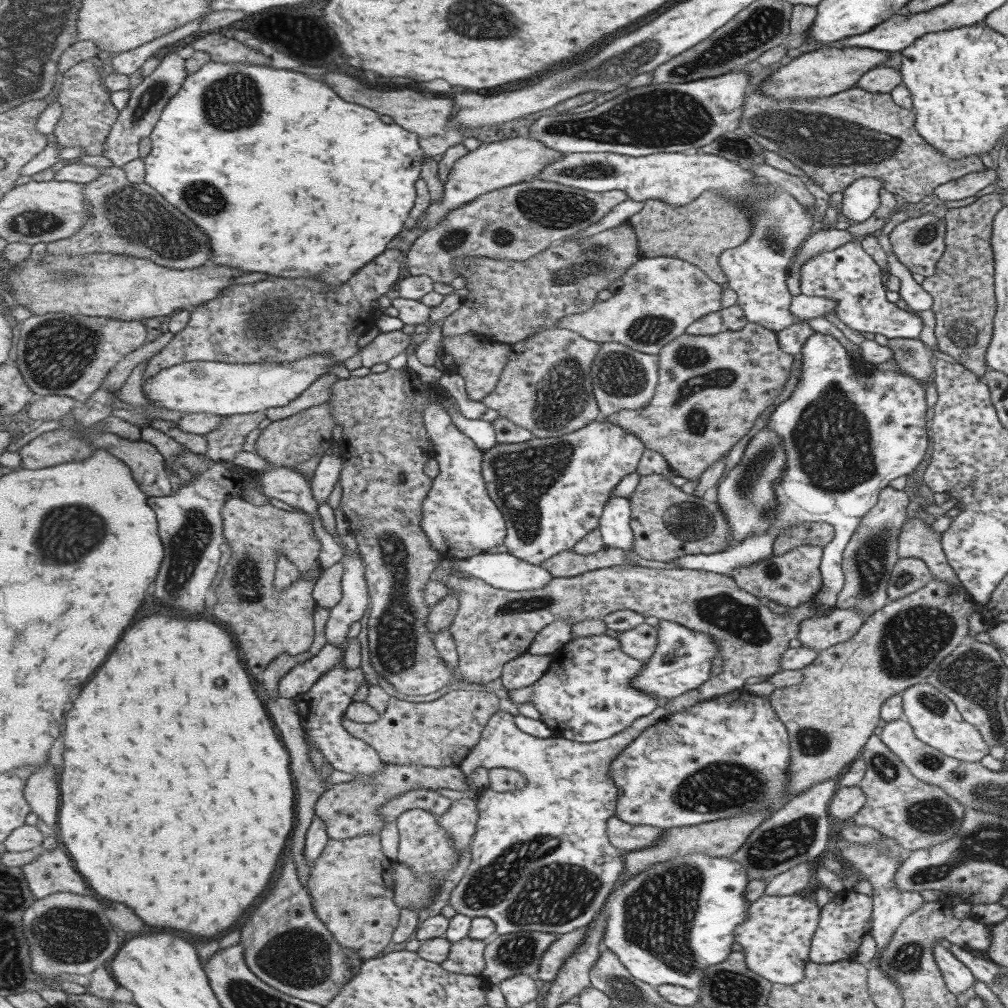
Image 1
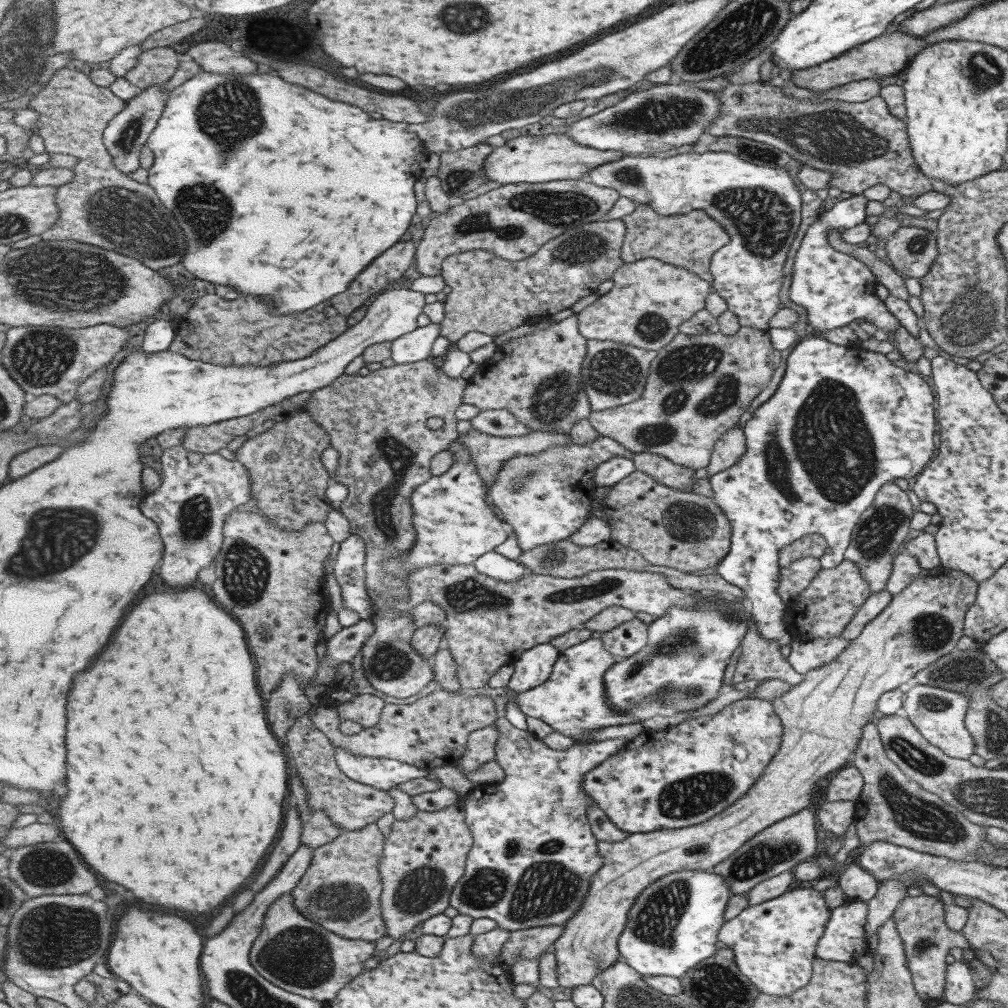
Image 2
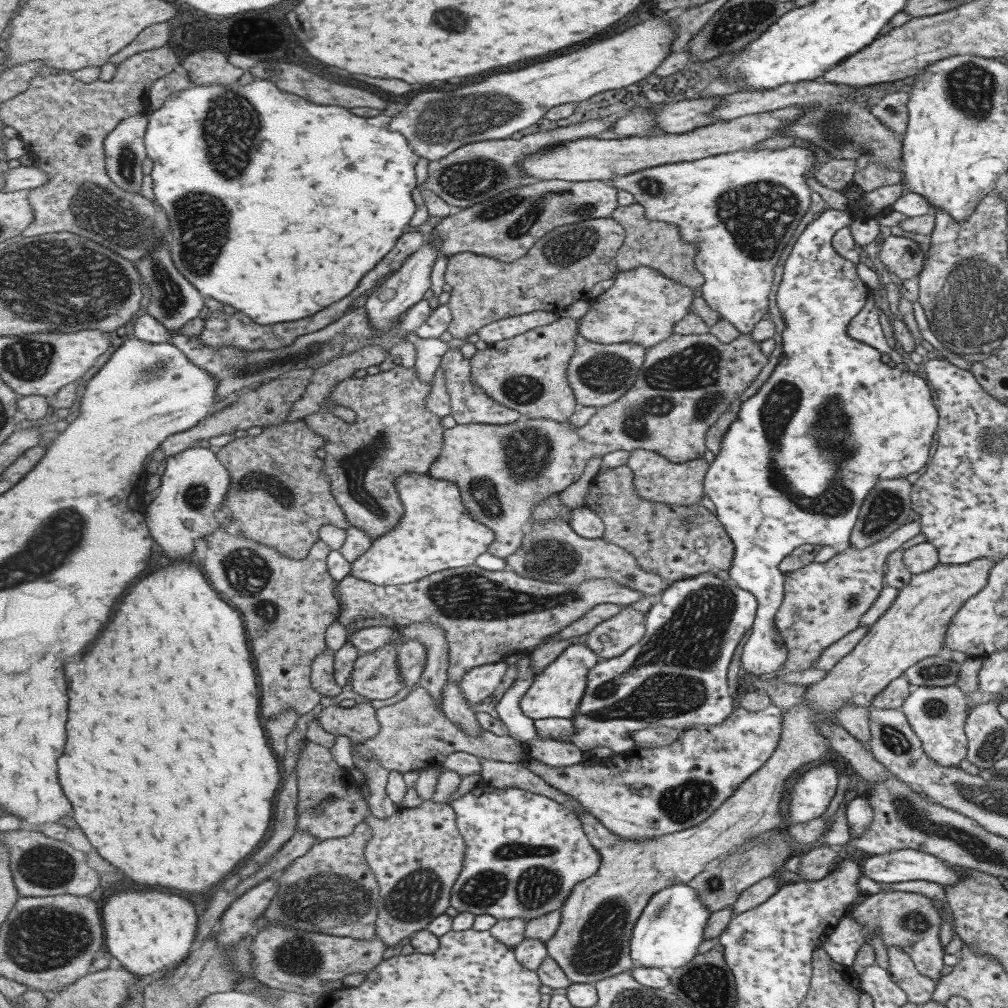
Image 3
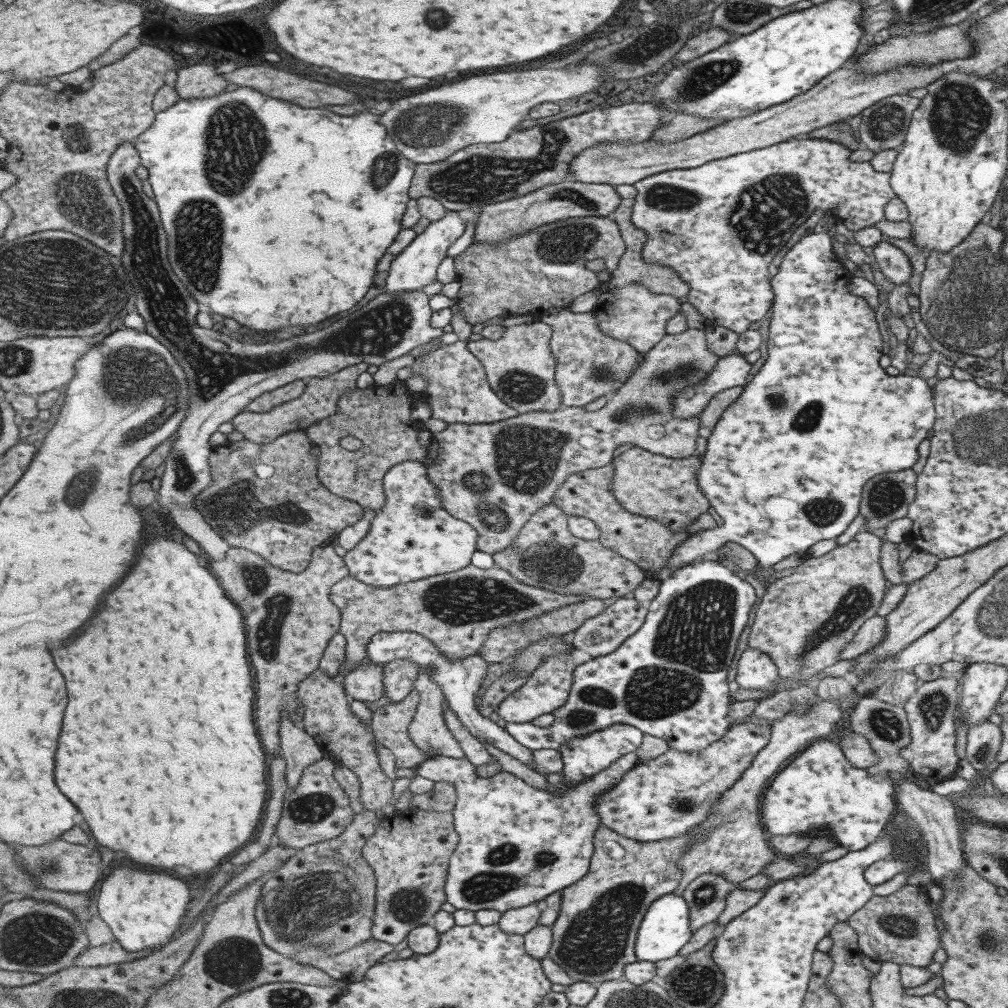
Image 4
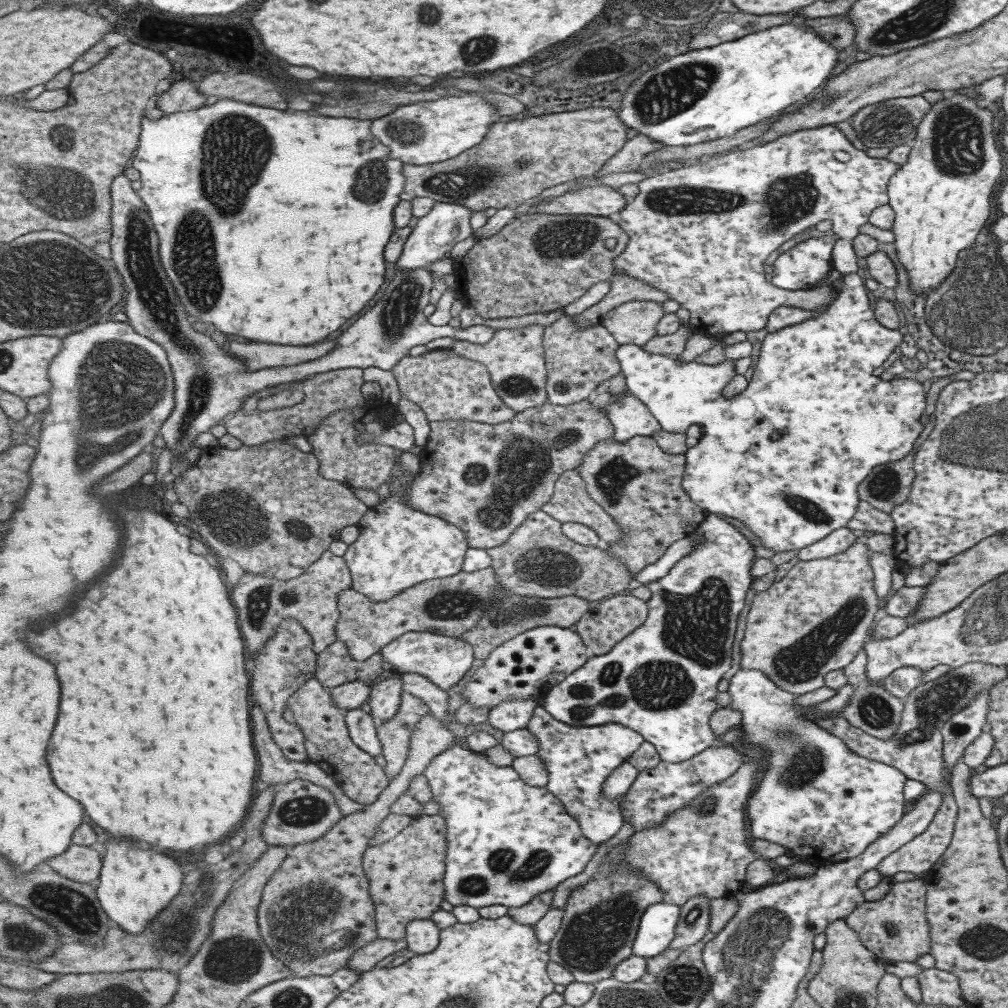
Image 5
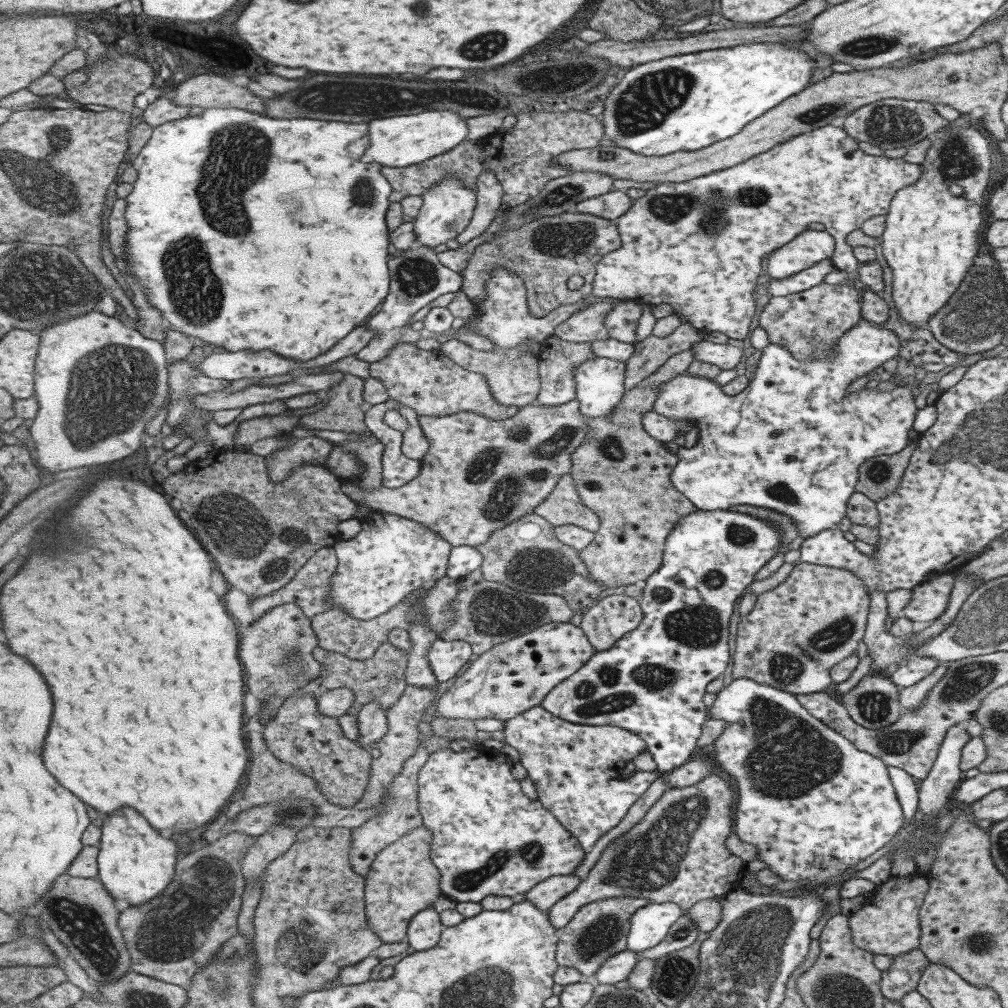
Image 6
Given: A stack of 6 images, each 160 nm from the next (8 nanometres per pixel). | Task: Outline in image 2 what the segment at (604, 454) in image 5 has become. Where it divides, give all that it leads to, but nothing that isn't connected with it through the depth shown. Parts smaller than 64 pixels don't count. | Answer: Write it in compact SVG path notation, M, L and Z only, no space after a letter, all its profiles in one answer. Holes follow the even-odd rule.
M636 453L632 458L632 462L635 471L641 471L663 486L668 486L675 490L691 491L691 486L696 482L696 478L693 478L695 470L671 462L661 455Z

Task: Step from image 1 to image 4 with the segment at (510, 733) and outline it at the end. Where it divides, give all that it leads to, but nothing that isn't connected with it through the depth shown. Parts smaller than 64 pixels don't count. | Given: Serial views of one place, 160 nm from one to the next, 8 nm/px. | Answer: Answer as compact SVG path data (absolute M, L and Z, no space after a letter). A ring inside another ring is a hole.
M635 752L624 754L609 768L581 782L579 788L571 793L553 794L553 790L545 790L545 787L531 786L517 774L502 772L496 777L483 778L467 758L437 756L427 759L416 770L417 774L436 783L452 782L457 789L458 800L452 813L456 831L460 834L460 844L450 858L451 868L446 882L448 902L456 909L475 912L493 909L503 914L522 906L544 904L546 897L554 892L581 882L591 872L592 858L596 853L596 834L603 825L597 803L605 793L614 789L614 784L620 784L621 778L633 770L637 763Z

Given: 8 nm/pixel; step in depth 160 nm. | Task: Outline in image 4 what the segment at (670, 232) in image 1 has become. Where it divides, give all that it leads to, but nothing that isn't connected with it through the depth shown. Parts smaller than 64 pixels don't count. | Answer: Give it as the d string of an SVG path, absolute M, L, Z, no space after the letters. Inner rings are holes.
M619 206L613 214L610 214L610 218L613 219L617 226L621 236L623 236L625 242L625 252L620 257L620 263L617 266L615 273L615 282L611 282L611 286L608 290L621 289L627 285L633 285L635 283L643 285L647 291L651 291L655 294L669 295L679 299L689 292L689 287L677 277L677 273L669 267L661 267L657 263L645 263L645 260L641 259L641 250L643 250L643 244L646 239L644 230L639 230L636 226L632 225L631 221L632 207Z

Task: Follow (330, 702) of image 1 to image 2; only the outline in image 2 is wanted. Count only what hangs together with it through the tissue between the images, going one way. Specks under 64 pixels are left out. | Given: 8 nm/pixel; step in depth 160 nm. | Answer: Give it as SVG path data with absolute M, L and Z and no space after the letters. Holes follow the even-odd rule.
M335 747L335 752L341 772L381 791L389 792L393 786L415 778L428 778L430 772L397 760L357 756L341 747Z

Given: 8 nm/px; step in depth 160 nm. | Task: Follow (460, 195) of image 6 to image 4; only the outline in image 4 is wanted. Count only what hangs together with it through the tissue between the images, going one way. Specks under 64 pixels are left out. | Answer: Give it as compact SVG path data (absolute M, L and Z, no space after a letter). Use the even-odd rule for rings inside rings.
M447 211L441 220L430 221L412 244L393 262L388 271L385 284L385 294L403 294L422 290L423 286L433 284L437 278L437 268L447 258L447 250L465 234L467 223L459 216L458 211Z

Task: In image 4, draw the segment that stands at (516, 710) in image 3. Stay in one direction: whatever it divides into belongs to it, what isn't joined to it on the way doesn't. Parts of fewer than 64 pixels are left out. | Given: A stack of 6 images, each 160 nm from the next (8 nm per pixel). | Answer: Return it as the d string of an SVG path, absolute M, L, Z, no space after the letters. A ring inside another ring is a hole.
M703 559L701 561L693 561L692 563L687 563L685 566L671 571L668 576L663 576L660 578L660 583L658 587L658 592L655 597L647 603L646 612L643 624L633 633L628 636L611 654L605 655L604 657L592 658L580 665L574 672L573 677L573 688L572 693L569 694L568 702L561 708L557 708L553 712L555 717L555 722L553 726L549 728L541 728L535 726L530 722L506 722L505 730L519 742L523 744L525 748L529 748L531 752L537 750L558 750L563 744L569 744L569 740L577 738L577 736L585 734L593 734L593 732L601 732L601 730L609 729L613 725L629 725L637 727L642 735L645 734L649 736L655 736L665 743L669 749L675 749L679 752L693 752L705 749L709 747L711 742L719 740L721 736L725 735L727 728L731 725L726 718L727 711L729 710L729 704L731 700L729 698L729 690L727 689L727 679L725 675L727 674L727 669L731 658L733 658L733 652L735 652L735 646L739 634L747 620L749 618L749 610L751 610L751 605L755 604L755 590L753 589L752 583L748 579L741 579L739 576L733 574L733 571L729 570L723 566L723 564L709 559Z

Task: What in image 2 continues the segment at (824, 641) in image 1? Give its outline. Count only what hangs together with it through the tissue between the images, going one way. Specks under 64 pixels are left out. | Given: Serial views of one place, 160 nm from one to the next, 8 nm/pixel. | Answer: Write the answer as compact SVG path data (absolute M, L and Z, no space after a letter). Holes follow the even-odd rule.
M885 589L871 593L857 609L854 617L844 626L840 636L837 637L853 640L863 630L863 627L887 606L891 597Z

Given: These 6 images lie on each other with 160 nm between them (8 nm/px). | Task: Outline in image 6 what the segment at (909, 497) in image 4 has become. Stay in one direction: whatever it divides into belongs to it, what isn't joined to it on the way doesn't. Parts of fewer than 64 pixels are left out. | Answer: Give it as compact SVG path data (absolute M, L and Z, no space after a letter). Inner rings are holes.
M919 432L916 438L909 440L903 450L895 454L881 455L864 460L858 466L855 491L864 494L873 502L886 494L891 494L897 488L918 438Z

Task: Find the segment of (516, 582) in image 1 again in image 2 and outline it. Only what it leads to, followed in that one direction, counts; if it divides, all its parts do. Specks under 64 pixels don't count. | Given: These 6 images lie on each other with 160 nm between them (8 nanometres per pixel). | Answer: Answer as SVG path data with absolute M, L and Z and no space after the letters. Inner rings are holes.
M496 550L481 556L481 558L474 562L474 565L481 574L486 574L508 583L518 581L525 575L534 574L532 570L521 564L519 560L511 560L499 554Z

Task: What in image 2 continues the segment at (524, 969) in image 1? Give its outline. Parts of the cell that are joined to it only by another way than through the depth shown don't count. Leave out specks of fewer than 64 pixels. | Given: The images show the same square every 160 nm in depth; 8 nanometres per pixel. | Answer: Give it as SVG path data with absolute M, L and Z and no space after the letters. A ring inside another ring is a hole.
M549 925L513 931L498 960L511 970L517 955L530 959L537 958L539 954L543 954L543 950L547 950L551 944L554 945L555 941L561 938L564 930L564 925Z

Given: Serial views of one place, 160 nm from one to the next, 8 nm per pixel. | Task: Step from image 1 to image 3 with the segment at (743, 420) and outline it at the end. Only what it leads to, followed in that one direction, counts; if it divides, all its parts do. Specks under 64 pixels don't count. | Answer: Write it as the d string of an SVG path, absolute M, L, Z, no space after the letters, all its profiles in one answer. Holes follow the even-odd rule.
M673 332L673 334L667 338L665 341L661 341L657 345L650 346L646 348L644 354L644 364L640 372L637 373L636 380L633 381L632 389L629 390L623 397L619 400L613 402L609 406L600 407L598 411L589 419L587 424L582 427L574 427L572 422L569 420L567 422L557 422L555 419L548 418L529 418L524 416L521 421L512 422L511 424L504 425L494 425L487 423L469 423L469 424L458 424L453 428L446 429L444 434L444 449L440 454L440 457L432 464L432 468L429 474L433 478L438 478L441 480L452 480L459 485L464 505L468 513L477 522L484 524L493 530L495 533L495 540L489 545L488 552L498 556L499 558L507 558L511 554L516 553L517 550L523 545L525 535L527 534L527 529L533 521L534 510L536 506L552 496L552 494L558 494L558 492L563 493L565 489L568 489L574 482L577 482L585 472L589 461L596 456L605 456L609 452L615 452L615 450L626 450L631 452L635 449L643 449L648 451L653 451L663 458L669 459L669 462L680 463L693 459L701 459L706 446L705 433L707 429L717 417L723 413L734 399L745 390L745 386L749 386L749 382L757 376L757 372L767 364L767 355L763 354L759 348L759 342L755 342L751 338L751 333L747 335L739 334L739 337L734 338L731 342L723 343L719 342L710 333L707 334L689 334L689 335L679 335Z

